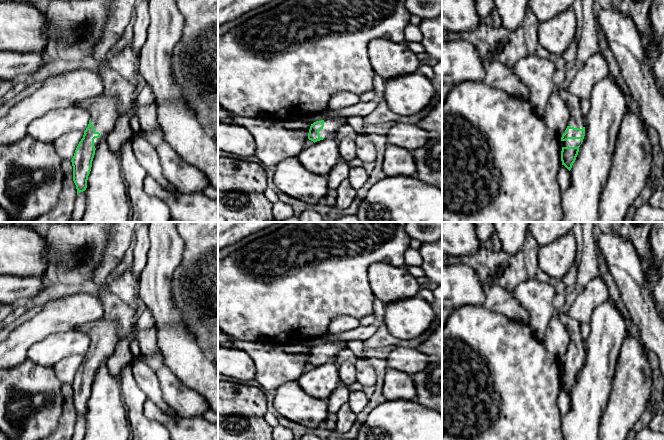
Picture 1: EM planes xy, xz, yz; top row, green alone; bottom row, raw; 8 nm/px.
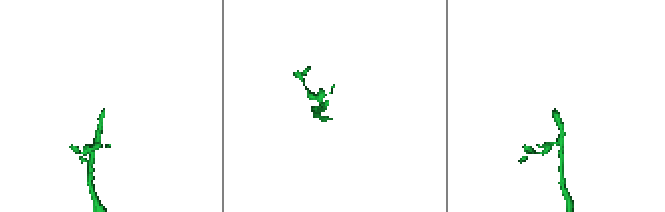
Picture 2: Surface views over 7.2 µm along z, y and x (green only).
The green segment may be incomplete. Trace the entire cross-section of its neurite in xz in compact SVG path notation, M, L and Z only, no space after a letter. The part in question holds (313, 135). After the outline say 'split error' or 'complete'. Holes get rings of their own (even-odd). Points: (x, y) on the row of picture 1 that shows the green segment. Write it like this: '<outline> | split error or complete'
M325 119L321 121L316 121L310 126L308 139L315 143L328 137L334 137L336 131L345 124L347 124L347 119Z | split error

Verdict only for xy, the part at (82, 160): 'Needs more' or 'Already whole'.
Needs more

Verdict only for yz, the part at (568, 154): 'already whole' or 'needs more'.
needs more

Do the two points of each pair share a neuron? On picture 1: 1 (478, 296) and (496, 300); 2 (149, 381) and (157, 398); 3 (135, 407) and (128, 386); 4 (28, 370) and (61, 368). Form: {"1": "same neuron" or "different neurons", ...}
{"1": "different neurons", "2": "same neuron", "3": "same neuron", "4": "different neurons"}

